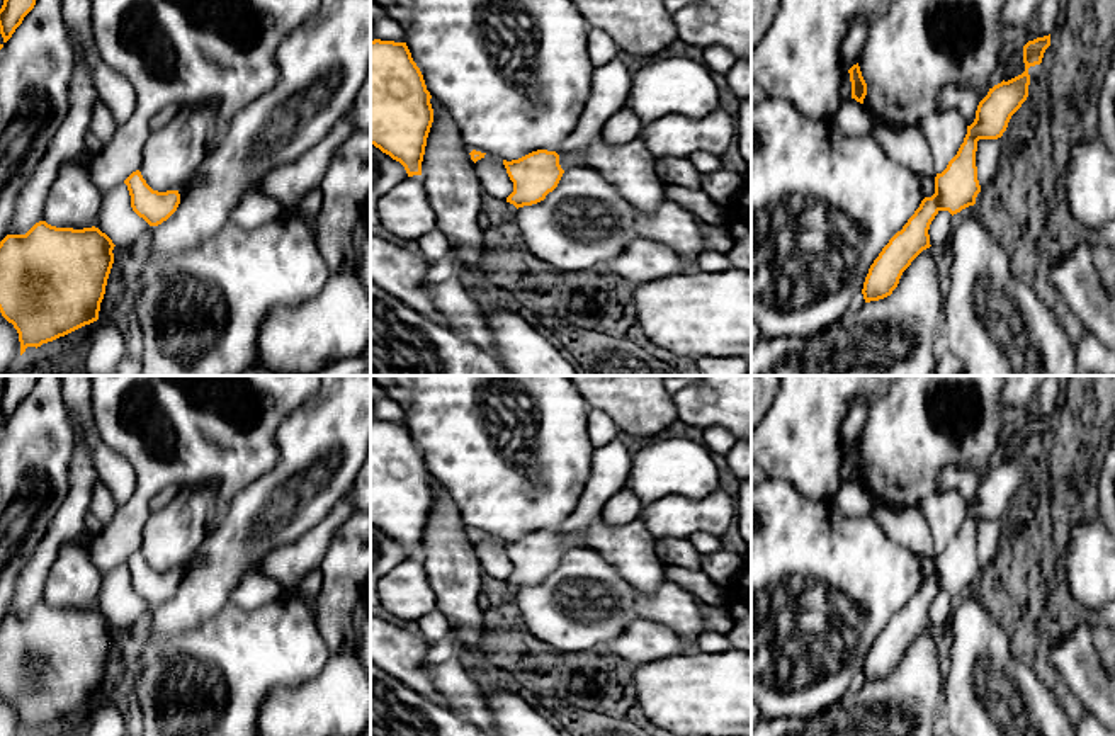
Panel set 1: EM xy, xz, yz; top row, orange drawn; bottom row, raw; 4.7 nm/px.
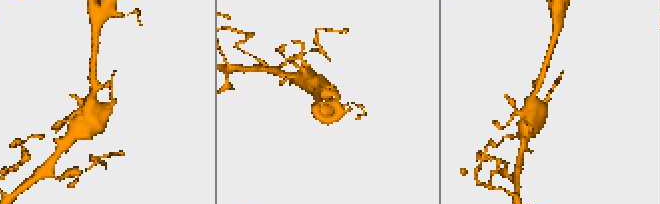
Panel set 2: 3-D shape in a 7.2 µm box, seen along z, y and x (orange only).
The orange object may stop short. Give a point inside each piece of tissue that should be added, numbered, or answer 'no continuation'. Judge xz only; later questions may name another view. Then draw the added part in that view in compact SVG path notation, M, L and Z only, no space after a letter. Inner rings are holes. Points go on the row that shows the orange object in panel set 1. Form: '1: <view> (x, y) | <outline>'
1: xz (577, 158) | M580 148L580 150L559 155L559 165L564 172L571 168L588 167L586 148Z

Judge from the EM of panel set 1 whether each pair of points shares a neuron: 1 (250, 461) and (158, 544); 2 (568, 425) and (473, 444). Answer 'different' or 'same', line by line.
1: different
2: same

